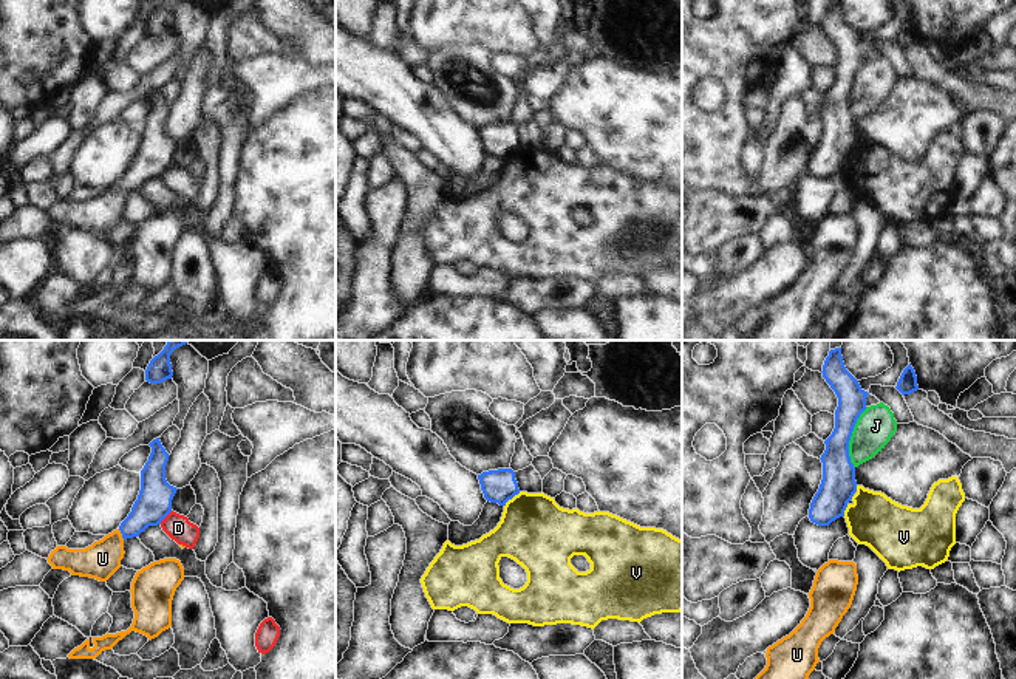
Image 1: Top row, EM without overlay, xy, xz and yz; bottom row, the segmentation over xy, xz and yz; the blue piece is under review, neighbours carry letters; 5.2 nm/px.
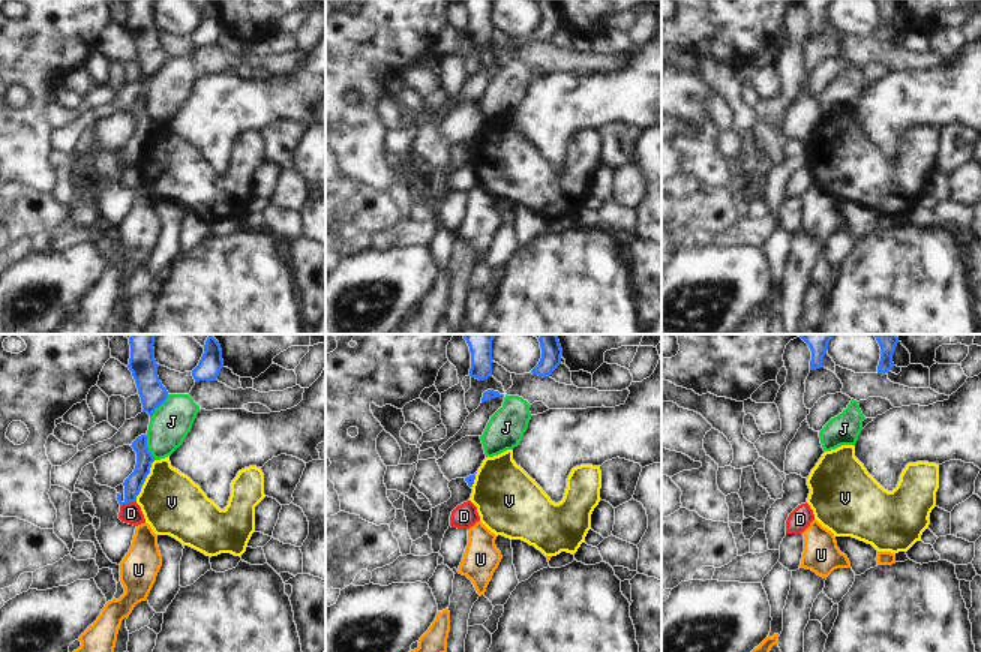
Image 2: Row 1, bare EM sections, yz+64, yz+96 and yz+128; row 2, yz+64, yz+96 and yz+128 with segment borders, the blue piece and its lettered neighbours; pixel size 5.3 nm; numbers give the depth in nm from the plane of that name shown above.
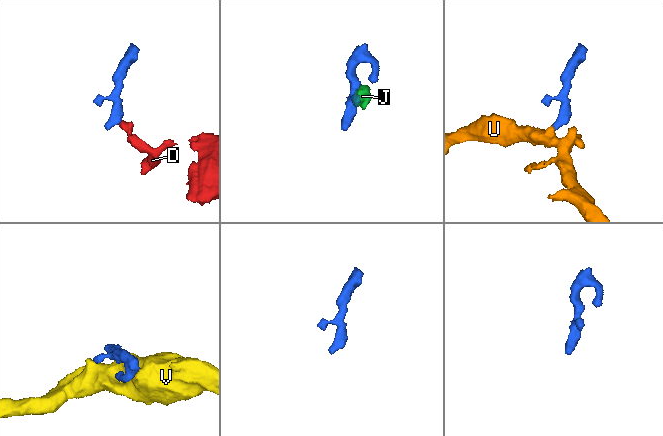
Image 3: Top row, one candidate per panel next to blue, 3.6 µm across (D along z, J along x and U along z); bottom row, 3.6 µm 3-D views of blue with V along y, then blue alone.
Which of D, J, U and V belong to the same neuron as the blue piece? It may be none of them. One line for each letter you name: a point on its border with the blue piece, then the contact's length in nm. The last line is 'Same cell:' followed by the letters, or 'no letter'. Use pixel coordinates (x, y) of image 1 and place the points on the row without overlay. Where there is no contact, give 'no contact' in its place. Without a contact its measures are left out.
U: meets blue in xy at (121, 186); contact 70 nm long
Same cell: U

